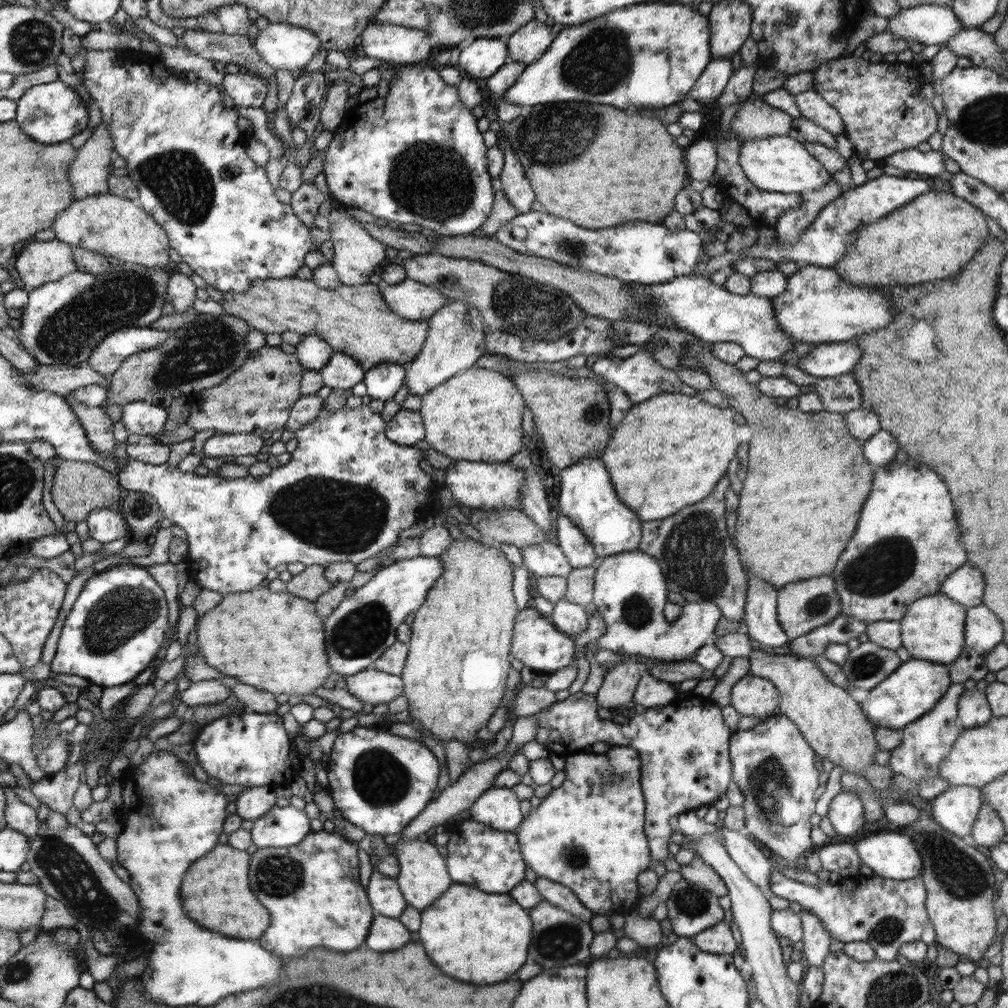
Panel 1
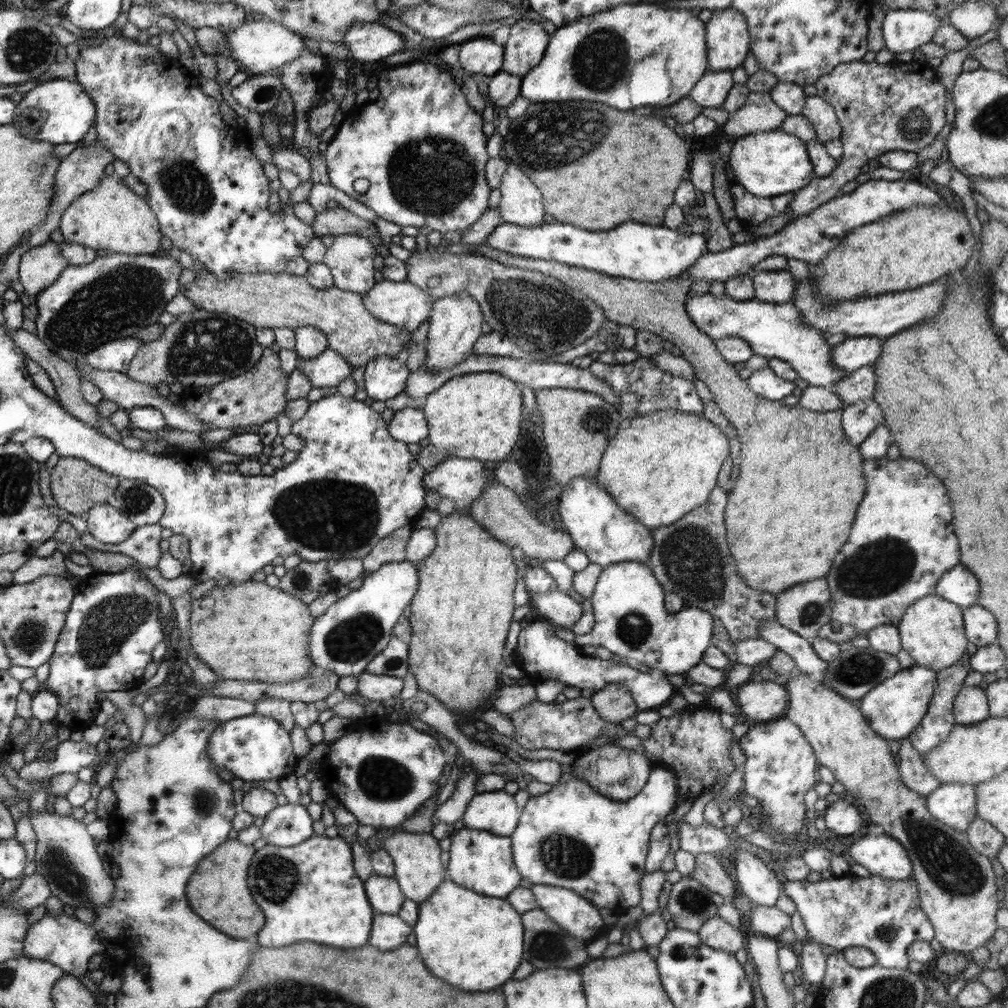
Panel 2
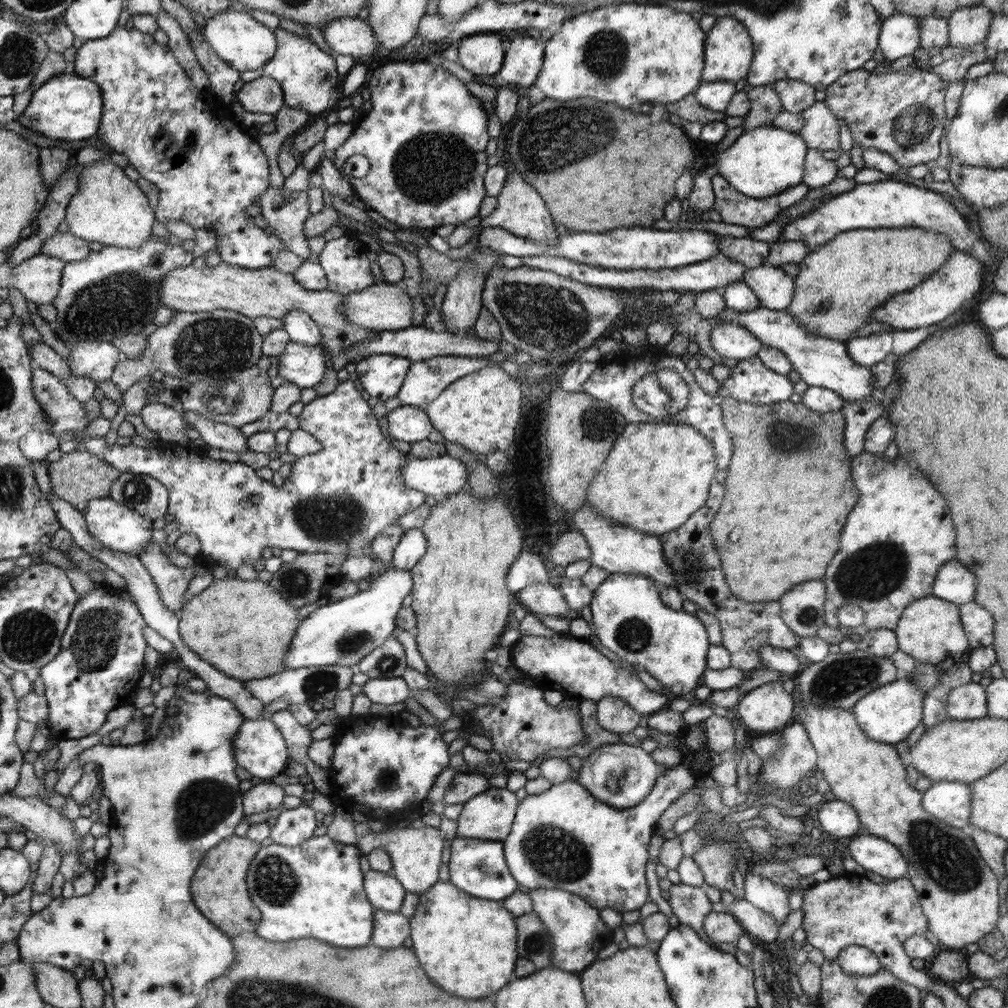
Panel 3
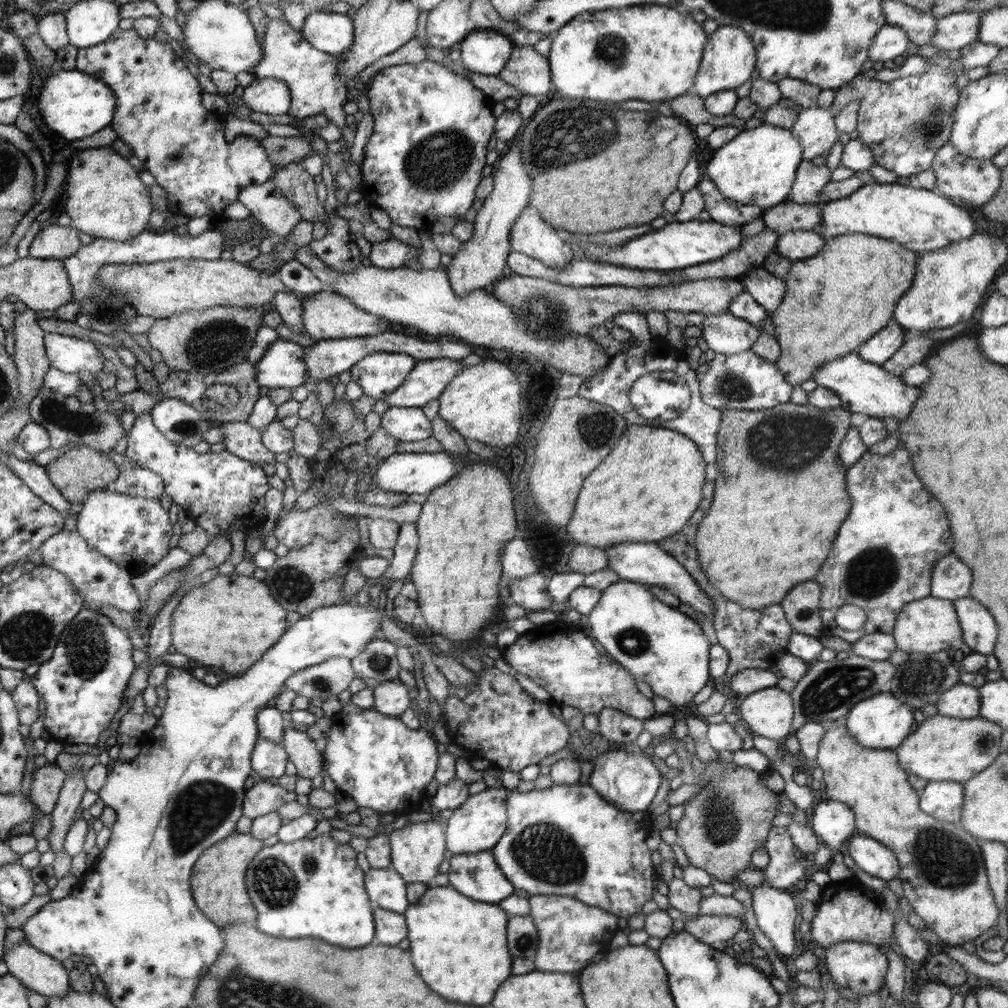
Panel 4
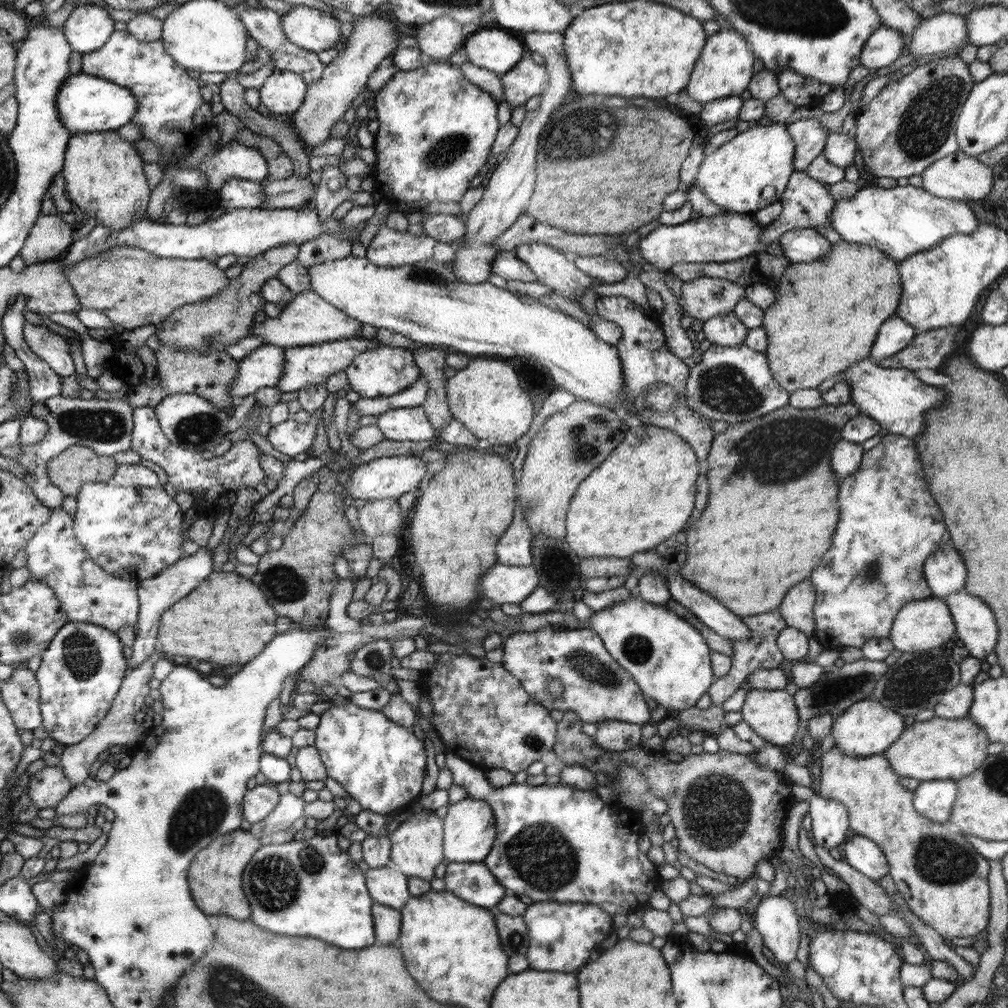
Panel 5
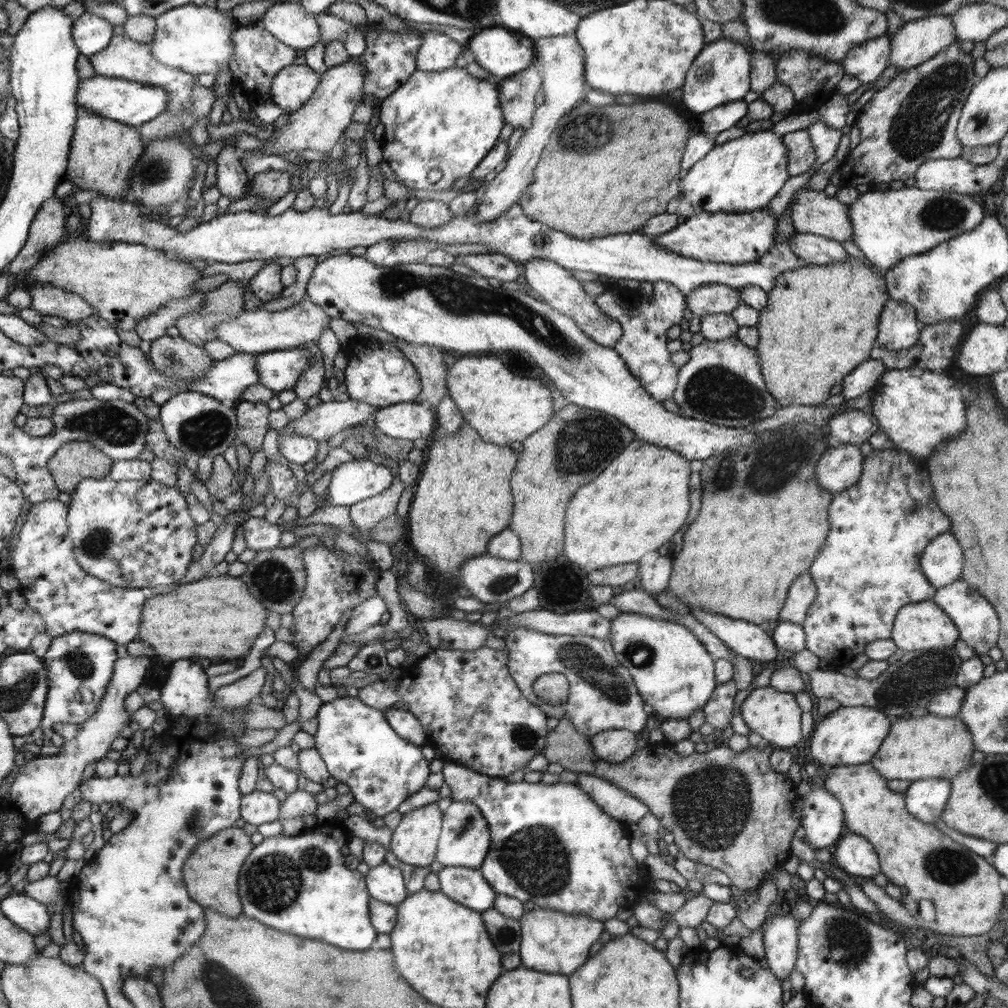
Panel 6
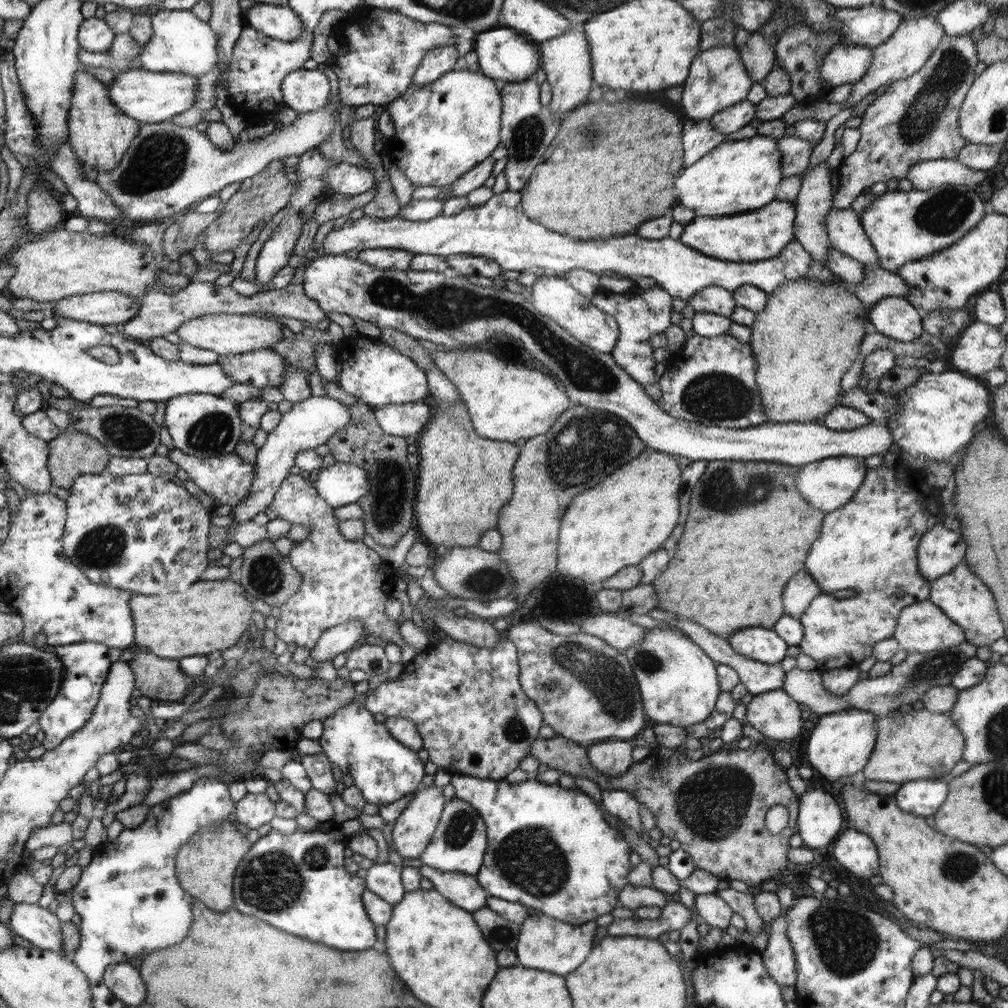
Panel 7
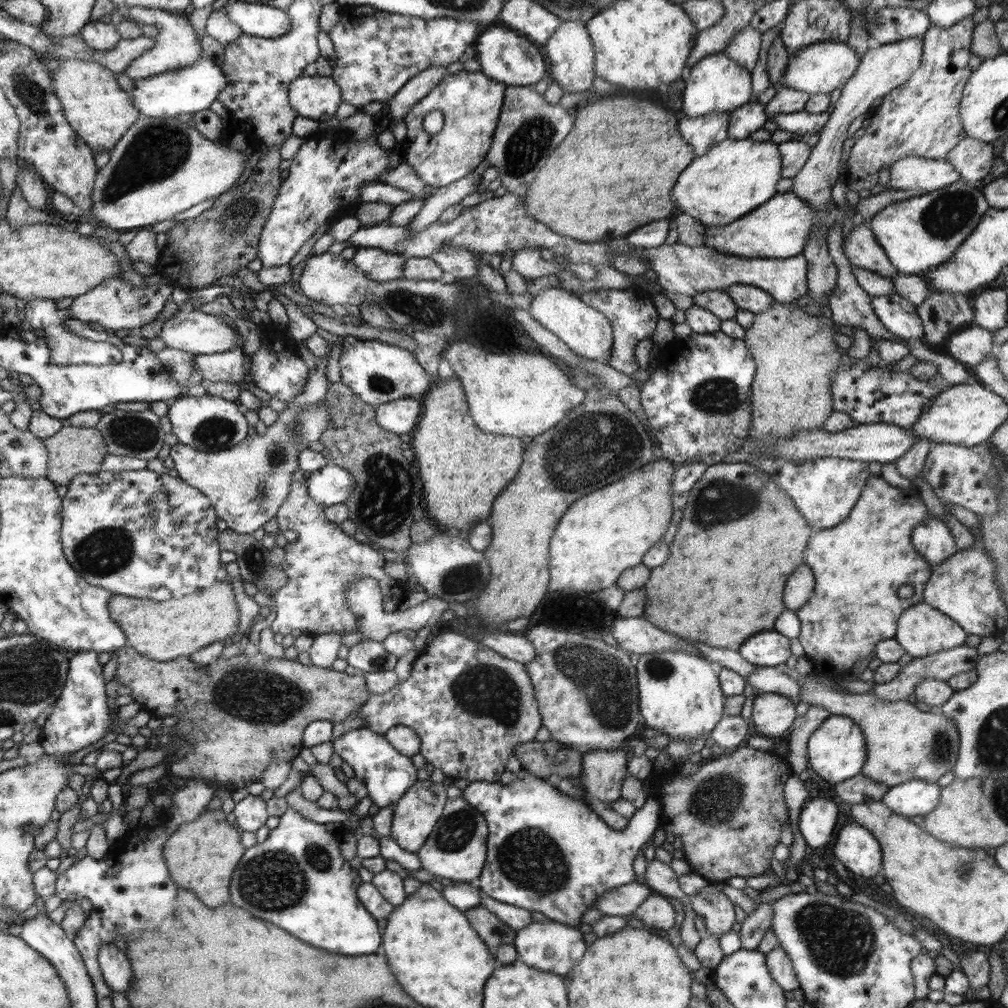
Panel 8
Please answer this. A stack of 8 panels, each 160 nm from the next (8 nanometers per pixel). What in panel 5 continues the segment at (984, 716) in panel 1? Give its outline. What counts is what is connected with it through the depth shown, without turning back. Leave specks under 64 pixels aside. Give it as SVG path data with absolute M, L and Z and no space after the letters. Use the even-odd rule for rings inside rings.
M960 683L952 690L946 691L934 706L935 717L962 719L968 717L972 707L973 685Z

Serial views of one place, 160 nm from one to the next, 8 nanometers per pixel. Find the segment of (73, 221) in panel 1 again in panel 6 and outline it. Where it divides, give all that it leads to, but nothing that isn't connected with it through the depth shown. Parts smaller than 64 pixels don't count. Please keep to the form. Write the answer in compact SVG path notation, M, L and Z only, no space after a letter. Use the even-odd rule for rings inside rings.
M79 108L76 131L73 133L69 166L65 178L72 182L73 190L90 190L106 198L133 200L129 181L131 172L143 156L144 141L137 127L122 124L116 120L102 118L85 108Z

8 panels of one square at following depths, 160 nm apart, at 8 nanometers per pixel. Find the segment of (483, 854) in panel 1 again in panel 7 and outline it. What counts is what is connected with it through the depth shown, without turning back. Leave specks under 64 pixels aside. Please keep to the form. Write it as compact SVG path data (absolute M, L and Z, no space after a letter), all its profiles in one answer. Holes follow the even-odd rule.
M418 862L416 866L424 878L433 882L434 889L464 910L472 913L488 905L489 891L478 882L476 875L436 870Z

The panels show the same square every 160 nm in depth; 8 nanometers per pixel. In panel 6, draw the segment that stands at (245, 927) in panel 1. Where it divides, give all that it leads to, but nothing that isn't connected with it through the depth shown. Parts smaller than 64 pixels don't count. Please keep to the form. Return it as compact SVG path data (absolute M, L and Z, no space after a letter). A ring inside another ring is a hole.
M231 826L202 841L202 846L198 846L198 850L190 853L190 862L185 862L185 885L190 886L190 894L194 894L194 902L202 902L202 906L210 910L222 910L222 914L230 914L230 918L243 914L238 896L238 879L248 854L252 852L250 836L239 827Z

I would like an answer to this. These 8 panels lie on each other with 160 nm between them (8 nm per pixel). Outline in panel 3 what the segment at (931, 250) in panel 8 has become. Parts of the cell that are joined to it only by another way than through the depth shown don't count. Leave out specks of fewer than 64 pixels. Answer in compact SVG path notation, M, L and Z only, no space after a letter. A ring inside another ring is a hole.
M891 177L885 181L857 184L854 190L832 196L807 213L796 216L782 230L778 241L804 242L812 252L844 232L858 229L902 228L902 226L912 226L926 232L942 234L958 251L969 252L978 242L966 218L946 198L943 198L941 193L933 190L931 186L921 188Z

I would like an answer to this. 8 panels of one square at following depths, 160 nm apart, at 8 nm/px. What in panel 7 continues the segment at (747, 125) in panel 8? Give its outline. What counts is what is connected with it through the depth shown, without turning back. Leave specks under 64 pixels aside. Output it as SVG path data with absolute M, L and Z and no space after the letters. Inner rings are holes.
M744 99L738 104L717 112L709 118L709 121L714 130L727 135L744 128L753 118L756 118L755 104Z

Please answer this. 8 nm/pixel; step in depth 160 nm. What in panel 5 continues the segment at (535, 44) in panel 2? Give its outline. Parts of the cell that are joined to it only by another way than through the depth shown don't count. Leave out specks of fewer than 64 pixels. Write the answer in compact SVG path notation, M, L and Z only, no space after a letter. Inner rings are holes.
M526 56L508 73L501 75L504 89L503 100L511 104L511 108L526 104L532 96L540 96L549 88L550 78L546 68L536 64L530 56Z

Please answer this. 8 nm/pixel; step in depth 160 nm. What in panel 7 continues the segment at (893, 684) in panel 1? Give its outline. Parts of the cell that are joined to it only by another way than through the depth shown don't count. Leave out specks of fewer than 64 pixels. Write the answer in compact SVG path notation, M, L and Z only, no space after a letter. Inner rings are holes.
M857 709L822 715L806 742L806 758L810 762L811 769L820 776L826 776L828 780L860 777L875 748L878 735L874 716L870 712Z

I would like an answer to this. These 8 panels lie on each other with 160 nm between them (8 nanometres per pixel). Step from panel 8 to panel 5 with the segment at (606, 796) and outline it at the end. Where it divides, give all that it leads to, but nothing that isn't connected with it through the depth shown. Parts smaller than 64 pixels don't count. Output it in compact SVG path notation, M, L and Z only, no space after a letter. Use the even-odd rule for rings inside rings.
M604 720L597 723L598 732L593 737L596 744L609 751L623 751L641 746L642 725Z

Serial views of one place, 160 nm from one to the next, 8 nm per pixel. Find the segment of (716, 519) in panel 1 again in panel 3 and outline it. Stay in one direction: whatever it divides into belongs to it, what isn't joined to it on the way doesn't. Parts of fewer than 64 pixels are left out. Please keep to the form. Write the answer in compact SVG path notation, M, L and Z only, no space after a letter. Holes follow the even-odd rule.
M714 482L710 487L708 501L700 510L690 515L690 520L669 533L661 534L664 560L672 571L675 587L683 596L701 606L719 620L722 630L722 646L731 654L732 667L751 671L760 668L758 649L761 646L777 646L792 650L798 644L796 633L782 620L779 601L746 602L736 598L730 588L716 546L710 538L710 522L718 512L724 498L724 486Z

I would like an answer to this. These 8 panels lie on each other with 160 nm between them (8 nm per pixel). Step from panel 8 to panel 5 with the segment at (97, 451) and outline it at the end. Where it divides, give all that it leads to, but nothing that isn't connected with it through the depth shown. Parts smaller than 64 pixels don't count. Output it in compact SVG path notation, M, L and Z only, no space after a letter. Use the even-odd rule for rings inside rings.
M72 445L48 461L51 483L65 496L76 498L86 482L109 483L118 465L114 457L102 456L89 446Z

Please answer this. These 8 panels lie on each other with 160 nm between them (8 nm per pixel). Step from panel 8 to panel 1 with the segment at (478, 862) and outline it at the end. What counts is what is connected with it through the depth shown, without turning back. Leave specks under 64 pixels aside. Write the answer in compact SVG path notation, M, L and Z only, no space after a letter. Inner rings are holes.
M494 787L483 792L470 808L471 818L496 830L515 832L522 822L520 800L510 787Z

